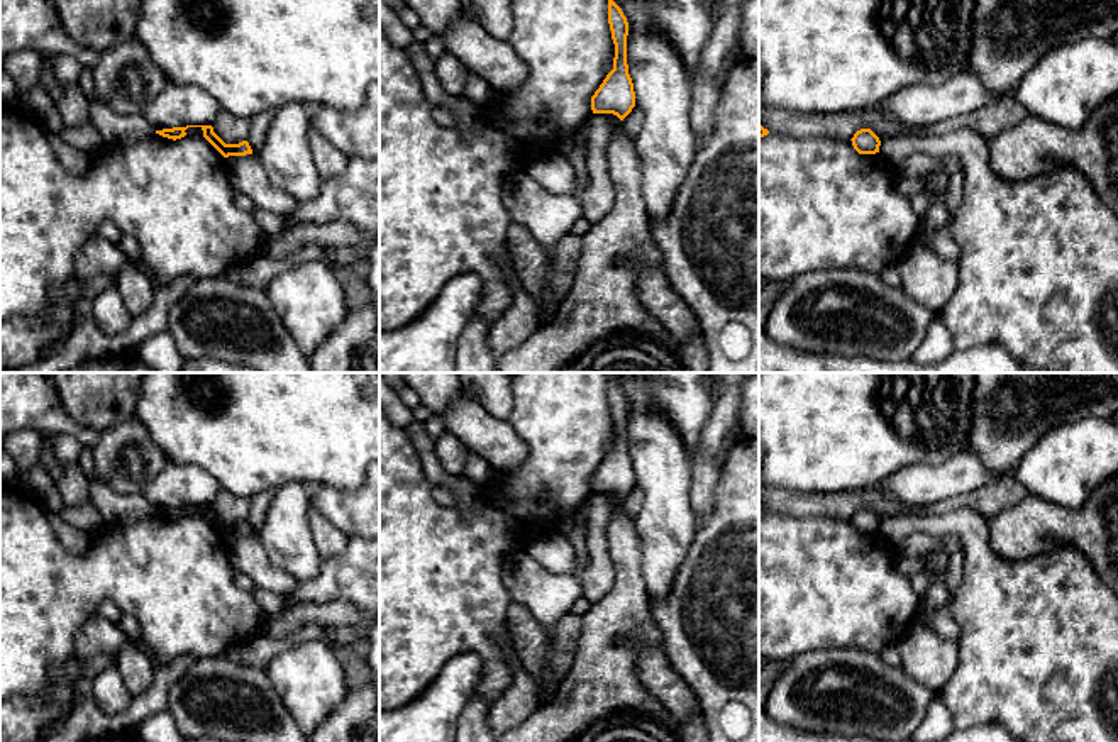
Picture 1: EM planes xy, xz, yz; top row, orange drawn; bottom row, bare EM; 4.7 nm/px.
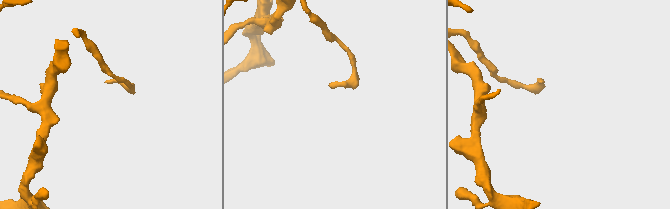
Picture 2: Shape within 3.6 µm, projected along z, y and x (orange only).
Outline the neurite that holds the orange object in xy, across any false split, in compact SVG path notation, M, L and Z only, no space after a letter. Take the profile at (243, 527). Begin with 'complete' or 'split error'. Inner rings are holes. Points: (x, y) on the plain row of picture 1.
complete; M186 505L186 507L173 507L173 508L163 508L156 510L156 513L168 517L168 518L181 518L186 515L188 507L200 507L203 510L203 517L224 535L246 535L252 534L252 529L247 520L242 520L239 523L225 523L215 512L212 505Z

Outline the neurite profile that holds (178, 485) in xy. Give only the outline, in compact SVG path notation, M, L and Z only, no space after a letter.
M168 461L164 469L144 488L142 495L154 510L163 510L212 505L220 490L219 481L200 466Z

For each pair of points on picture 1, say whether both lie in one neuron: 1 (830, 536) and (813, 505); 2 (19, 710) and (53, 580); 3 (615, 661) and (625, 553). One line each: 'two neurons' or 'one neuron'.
1: two neurons
2: two neurons
3: one neuron

